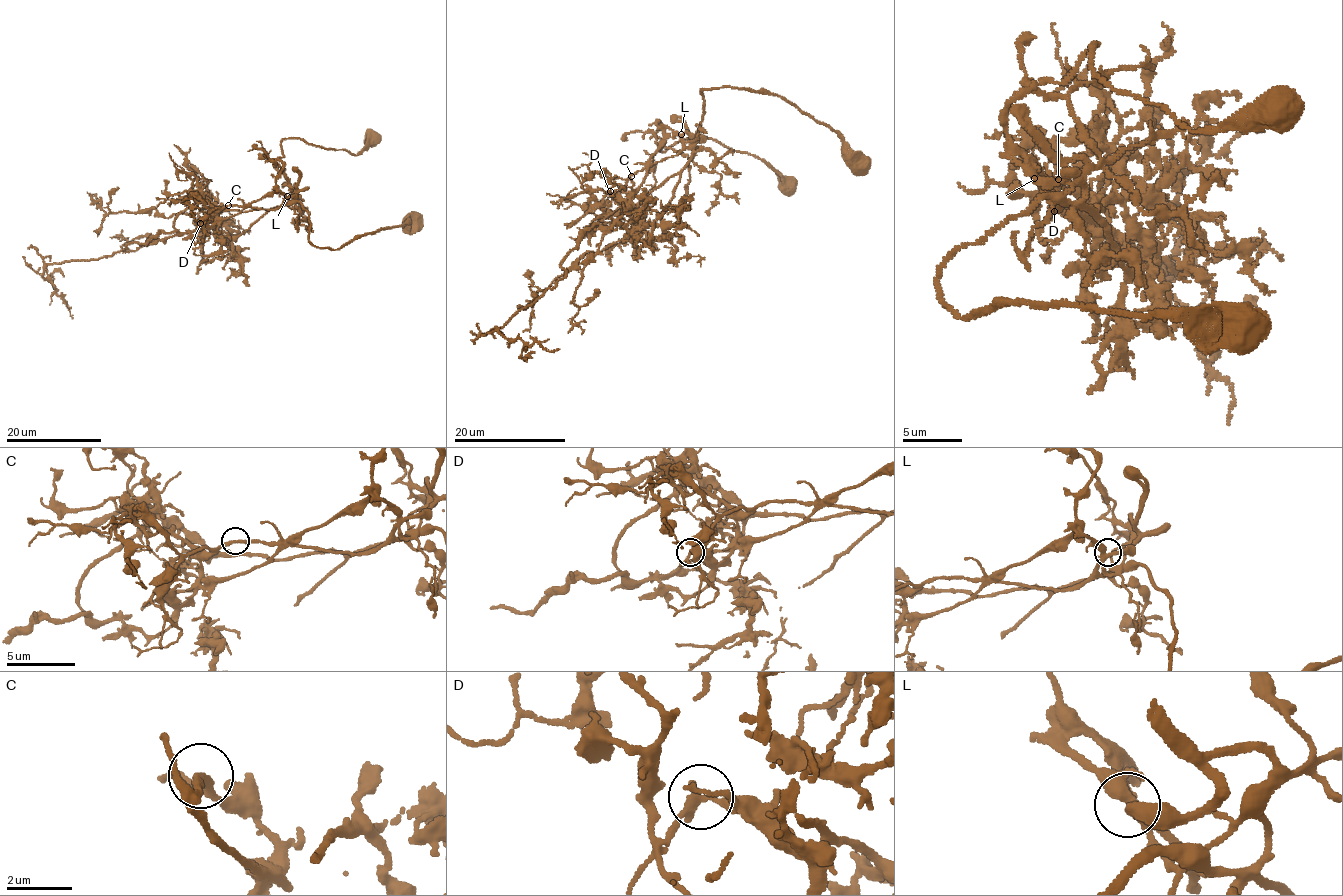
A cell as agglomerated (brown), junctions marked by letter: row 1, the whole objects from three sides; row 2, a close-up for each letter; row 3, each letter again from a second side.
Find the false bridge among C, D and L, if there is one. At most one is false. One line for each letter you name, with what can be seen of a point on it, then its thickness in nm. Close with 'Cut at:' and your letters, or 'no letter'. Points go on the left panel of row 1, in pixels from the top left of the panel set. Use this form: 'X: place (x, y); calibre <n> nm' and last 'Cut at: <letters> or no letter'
D: place (200, 223); calibre 240 nm
Cut at: D

